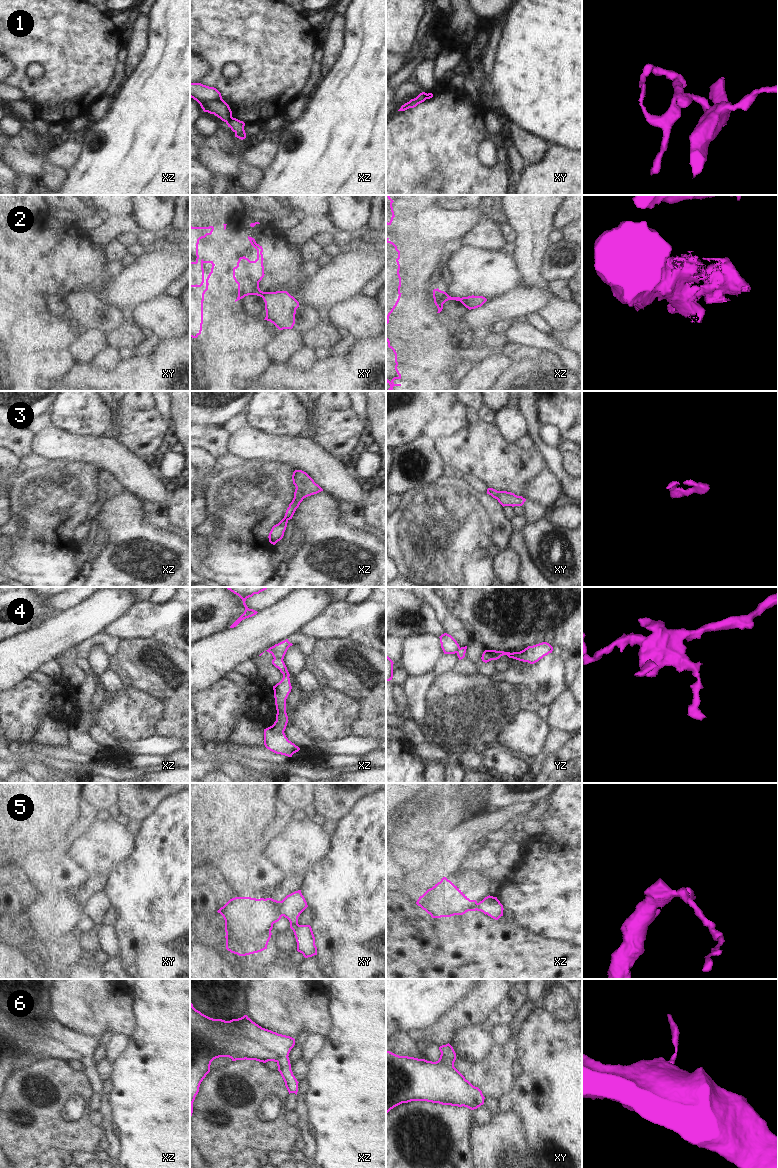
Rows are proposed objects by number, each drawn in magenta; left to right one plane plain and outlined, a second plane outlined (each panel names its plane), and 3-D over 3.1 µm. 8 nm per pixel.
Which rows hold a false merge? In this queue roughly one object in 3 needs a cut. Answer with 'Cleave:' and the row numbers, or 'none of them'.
Cleave: 1, 2, 4, 5

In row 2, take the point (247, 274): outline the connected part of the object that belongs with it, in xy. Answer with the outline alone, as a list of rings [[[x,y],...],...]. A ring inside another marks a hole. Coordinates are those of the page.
[[[248,236],[251,245],[257,250],[257,259],[250,261],[245,256],[240,257],[237,266],[233,268],[233,278],[238,284],[238,301],[248,295],[264,297],[267,292],[259,288],[259,282],[264,277],[263,248],[256,243],[255,239]]]

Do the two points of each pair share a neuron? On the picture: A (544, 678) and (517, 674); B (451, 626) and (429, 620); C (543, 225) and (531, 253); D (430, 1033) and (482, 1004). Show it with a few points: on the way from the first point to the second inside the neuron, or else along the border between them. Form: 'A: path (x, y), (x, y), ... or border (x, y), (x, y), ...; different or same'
A: path (537, 678), (524, 674); same
B: border (426, 603), (433, 609), (445, 632); different
C: path (536, 232), (532, 236), (532, 246); same
D: path (443, 1027), (463, 1011), (469, 1010); same

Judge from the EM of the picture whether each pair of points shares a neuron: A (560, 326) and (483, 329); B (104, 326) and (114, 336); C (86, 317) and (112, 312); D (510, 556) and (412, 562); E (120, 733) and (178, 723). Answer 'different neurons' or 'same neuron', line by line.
A: different neurons
B: different neurons
C: same neuron
D: different neurons
E: different neurons

